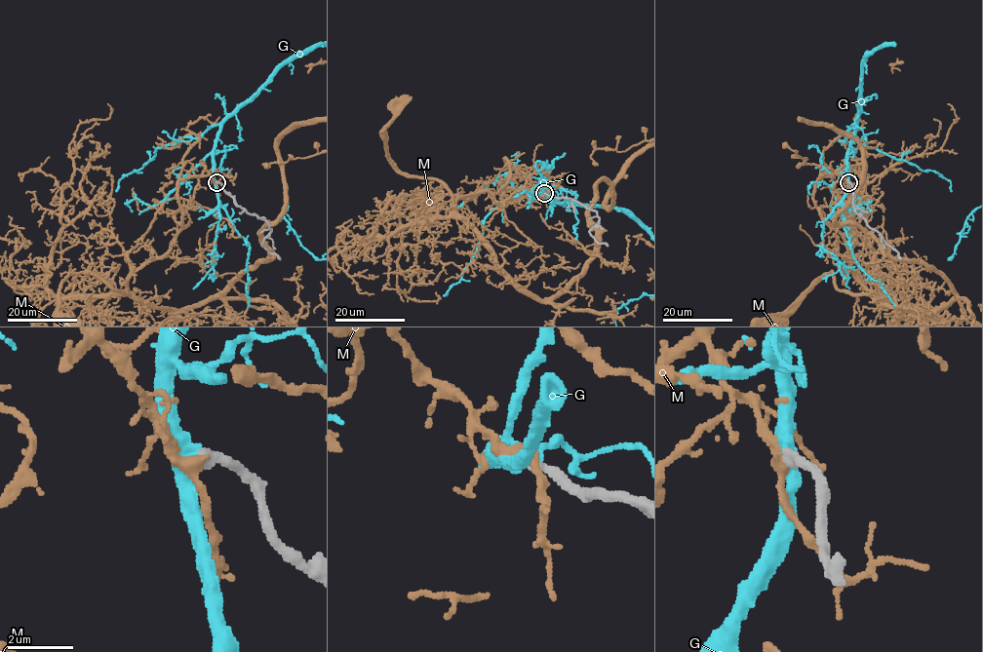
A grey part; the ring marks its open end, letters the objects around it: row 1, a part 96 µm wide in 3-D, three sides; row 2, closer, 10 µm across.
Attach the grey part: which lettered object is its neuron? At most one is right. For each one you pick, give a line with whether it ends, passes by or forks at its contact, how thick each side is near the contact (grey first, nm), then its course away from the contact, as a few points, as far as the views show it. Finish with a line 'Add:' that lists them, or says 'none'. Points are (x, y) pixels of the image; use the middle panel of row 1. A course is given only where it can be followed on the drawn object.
G: it passes by | 380/400 nm
Add: G

